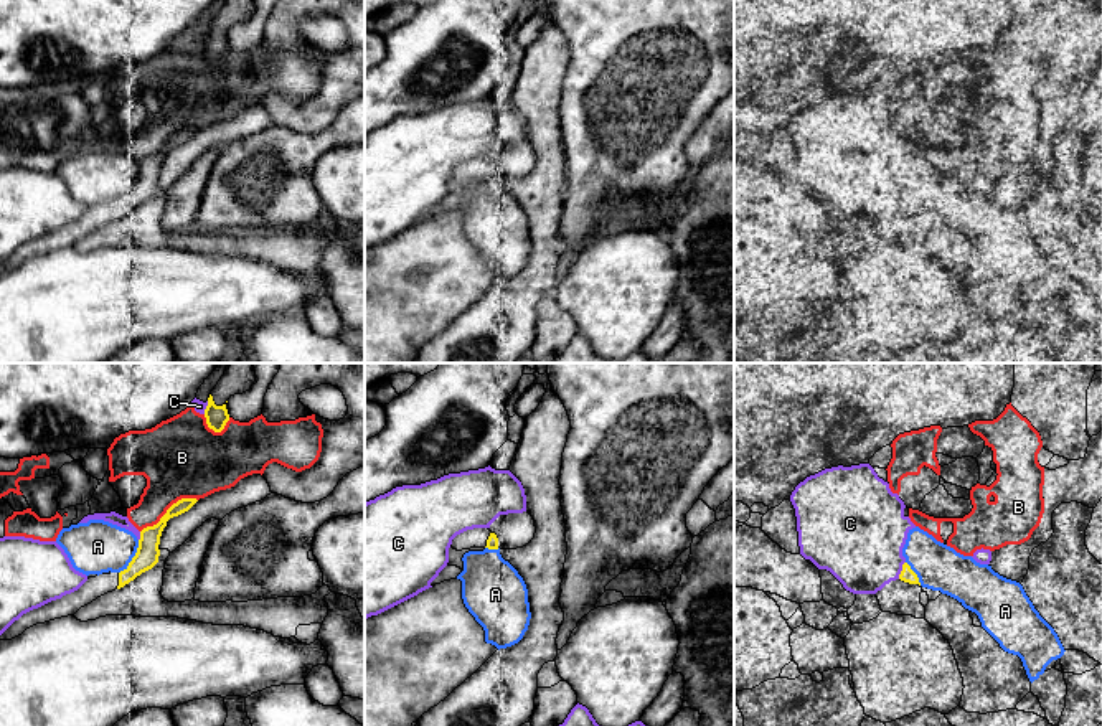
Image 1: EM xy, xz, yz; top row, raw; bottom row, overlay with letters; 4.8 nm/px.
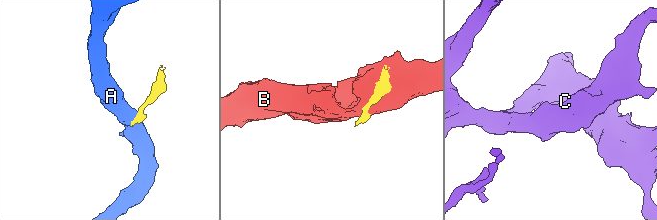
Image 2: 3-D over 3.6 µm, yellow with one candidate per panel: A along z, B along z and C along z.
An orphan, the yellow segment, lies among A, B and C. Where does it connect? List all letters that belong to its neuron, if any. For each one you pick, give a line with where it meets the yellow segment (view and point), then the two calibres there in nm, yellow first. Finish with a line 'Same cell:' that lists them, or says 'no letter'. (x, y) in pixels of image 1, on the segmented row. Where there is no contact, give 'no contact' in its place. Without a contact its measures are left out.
Same cell: no letter

